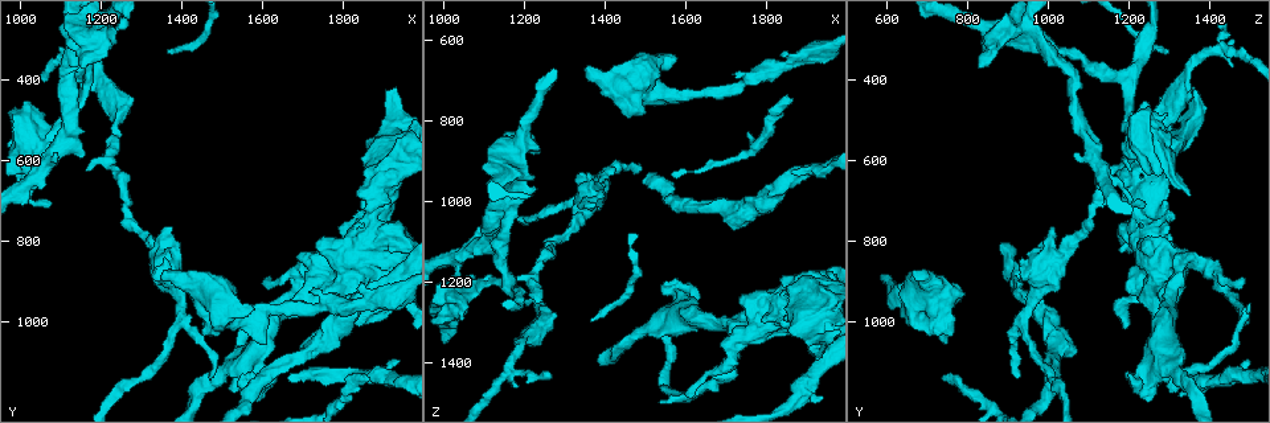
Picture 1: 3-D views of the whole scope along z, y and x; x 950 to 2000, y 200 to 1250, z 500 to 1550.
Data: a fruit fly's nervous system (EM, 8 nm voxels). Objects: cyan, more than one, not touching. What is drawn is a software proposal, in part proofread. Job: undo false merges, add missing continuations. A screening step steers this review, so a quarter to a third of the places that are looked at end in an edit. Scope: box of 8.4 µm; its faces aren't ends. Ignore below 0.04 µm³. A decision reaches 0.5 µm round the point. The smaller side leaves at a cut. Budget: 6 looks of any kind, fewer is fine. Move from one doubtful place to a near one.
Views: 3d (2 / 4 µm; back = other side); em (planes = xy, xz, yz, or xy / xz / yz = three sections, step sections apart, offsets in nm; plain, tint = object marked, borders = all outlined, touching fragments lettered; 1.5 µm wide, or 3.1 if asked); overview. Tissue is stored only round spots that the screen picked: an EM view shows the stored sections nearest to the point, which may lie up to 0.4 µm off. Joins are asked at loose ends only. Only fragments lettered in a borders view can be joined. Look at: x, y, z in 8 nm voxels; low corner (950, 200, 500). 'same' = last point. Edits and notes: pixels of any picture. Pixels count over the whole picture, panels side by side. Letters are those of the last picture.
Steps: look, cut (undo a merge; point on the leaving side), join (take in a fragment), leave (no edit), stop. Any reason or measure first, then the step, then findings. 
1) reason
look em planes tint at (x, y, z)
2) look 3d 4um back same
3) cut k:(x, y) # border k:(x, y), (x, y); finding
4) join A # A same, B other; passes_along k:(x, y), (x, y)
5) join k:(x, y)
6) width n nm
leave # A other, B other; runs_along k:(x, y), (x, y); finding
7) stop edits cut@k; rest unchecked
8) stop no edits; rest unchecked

calibre changes
look 3d 2um back at (1200, 395, 1340)

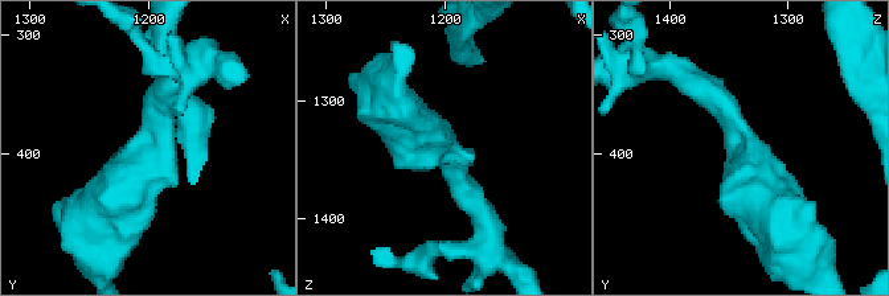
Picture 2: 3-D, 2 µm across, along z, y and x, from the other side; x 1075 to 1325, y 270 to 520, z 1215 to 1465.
arm_widths 200, 320 nm
look em xz step 8 borders at (1200, 396, 1336)

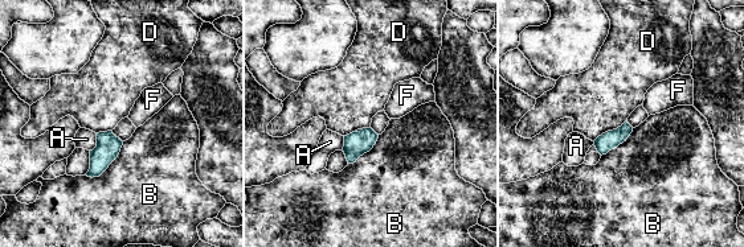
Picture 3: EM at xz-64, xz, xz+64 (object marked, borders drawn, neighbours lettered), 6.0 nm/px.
look em planes borders same

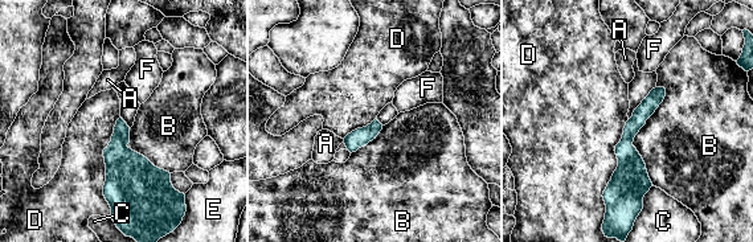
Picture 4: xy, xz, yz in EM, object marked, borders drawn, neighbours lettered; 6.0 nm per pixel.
leave # A other, B other, C other, D other, E other, F other; one neuron here

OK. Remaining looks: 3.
free end
look 3d 2um at (1930, 1090, 1485)

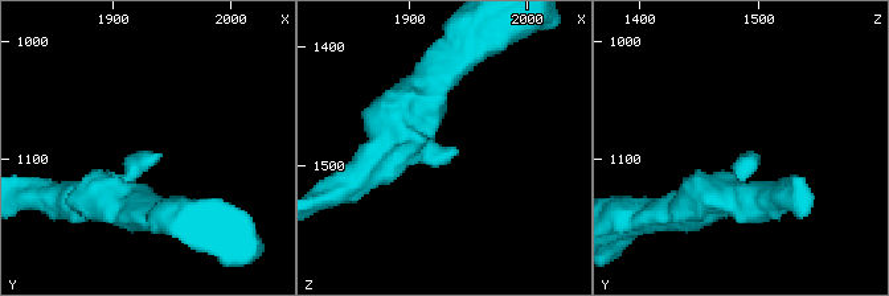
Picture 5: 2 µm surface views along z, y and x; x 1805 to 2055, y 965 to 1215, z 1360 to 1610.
arm_widths 240, 240 nm; now the EM
look em xy step 8 borders at (1936, 1098, 1486)

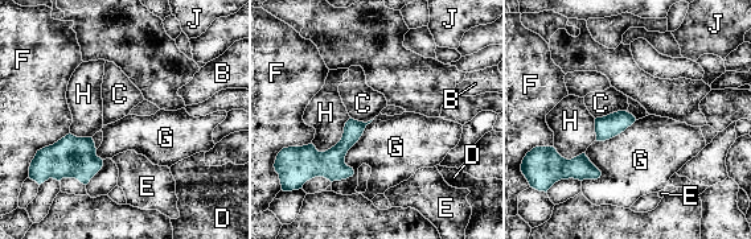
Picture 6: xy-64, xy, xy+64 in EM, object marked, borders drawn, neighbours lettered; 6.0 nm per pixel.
leave # B other, C other, D other, E other, F other, G other, H other, J other; border 6:(374, 119), (332, 182); none of them fits

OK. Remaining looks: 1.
stop no edits; rest unchecked

